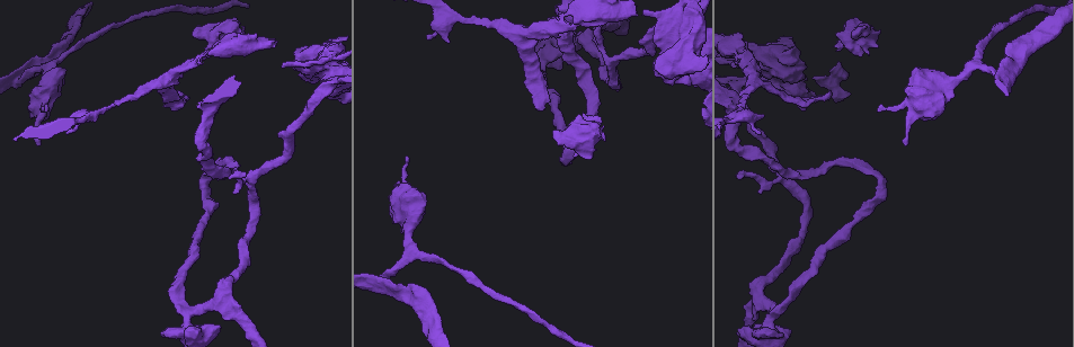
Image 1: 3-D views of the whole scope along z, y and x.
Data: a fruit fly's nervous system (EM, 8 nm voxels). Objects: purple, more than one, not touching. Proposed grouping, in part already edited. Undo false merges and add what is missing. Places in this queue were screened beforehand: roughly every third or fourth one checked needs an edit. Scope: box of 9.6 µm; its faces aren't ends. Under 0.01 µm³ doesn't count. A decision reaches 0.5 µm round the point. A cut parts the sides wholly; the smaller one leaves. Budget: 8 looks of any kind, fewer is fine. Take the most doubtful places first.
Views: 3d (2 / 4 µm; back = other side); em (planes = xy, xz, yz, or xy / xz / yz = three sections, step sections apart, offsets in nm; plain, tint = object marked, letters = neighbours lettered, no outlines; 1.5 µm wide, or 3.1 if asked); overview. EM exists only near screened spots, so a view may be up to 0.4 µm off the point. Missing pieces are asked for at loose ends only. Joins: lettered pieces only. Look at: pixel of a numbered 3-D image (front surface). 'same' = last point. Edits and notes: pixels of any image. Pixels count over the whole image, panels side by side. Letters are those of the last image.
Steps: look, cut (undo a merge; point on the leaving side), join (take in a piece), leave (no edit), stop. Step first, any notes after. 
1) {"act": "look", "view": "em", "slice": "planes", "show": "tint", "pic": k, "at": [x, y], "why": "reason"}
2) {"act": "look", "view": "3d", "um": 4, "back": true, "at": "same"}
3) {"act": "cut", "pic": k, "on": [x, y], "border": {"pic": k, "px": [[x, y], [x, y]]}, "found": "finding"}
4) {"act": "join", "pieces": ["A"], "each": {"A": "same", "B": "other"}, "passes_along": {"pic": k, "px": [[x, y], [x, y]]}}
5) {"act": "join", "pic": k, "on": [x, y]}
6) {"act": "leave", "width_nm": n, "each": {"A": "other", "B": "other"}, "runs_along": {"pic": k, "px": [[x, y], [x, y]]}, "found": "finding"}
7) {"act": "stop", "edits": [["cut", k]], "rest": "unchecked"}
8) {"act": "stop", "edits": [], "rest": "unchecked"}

{"act": "look", "view": "3d", "um": 4, "pic": 1, "at": [867, 53], "why": "stops while still wide"}

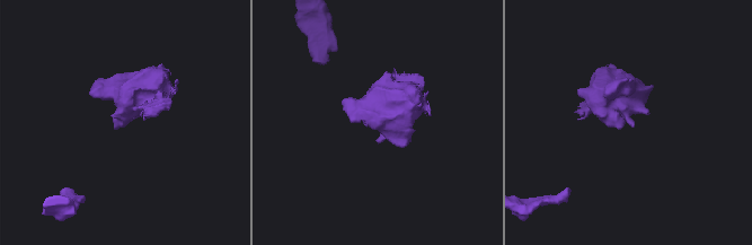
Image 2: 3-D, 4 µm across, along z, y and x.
{"act": "look", "view": "em", "slice": "planes", "show": "letters", "pic": 2, "at": [119, 127], "why": "shape alone is not enough"}

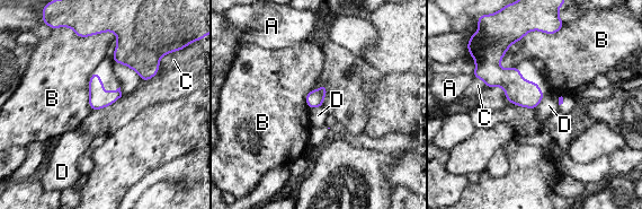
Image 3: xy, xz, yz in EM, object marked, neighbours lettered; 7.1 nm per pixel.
{"act": "leave", "longest_contact_nm": ["B", 320], "each": {"A": "other", "B": "other", "C": "other", "D": "other"}, "found": "no lettered piece goes on from it"}

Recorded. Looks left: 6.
{"act": "look", "view": "em", "slice": "planes", "show": "letters", "pic": 1, "at": [565, 159], "why": "abrupt turn"}

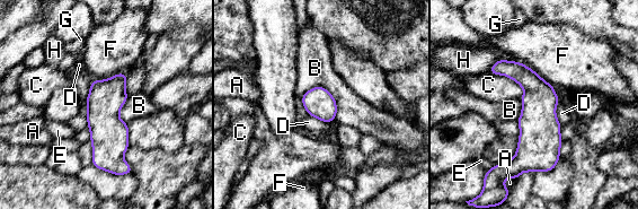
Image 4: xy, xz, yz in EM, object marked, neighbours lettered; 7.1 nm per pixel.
{"act": "leave", "longest_contact_nm": ["C", 300], "each": {"A": "other", "B": "other", "C": "other", "D": "other", "E": "other", "F": "other", "G": "other", "H": "other"}, "border": {"pic": 4, "px": [[301, 96], [324, 87], [336, 119]]}, "found": "one cell here"}

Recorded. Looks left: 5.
{"act": "look", "view": "3d", "um": 2, "pic": 1, "at": [303, 66], "why": "calibre changes"}

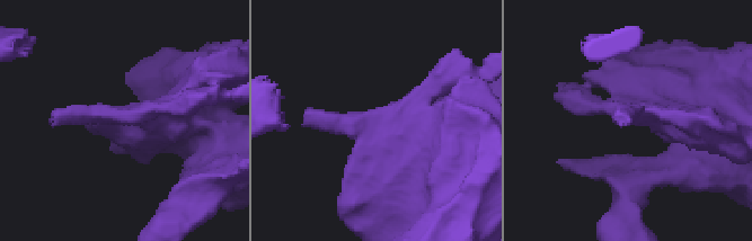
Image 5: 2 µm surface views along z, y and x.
{"act": "look", "view": "em", "slice": "planes", "show": "letters", "pic": 5, "at": [380, 129]}

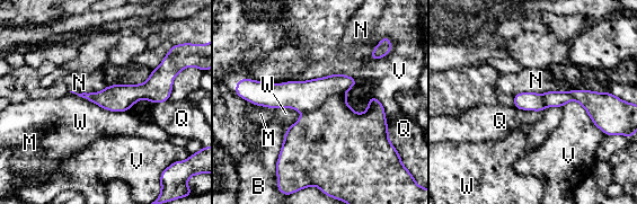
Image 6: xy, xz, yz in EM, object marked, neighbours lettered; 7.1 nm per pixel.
{"act": "leave", "each": {"B": "other", "M": "other", "N": "other", "Q": "other", "V": "other", "W": "other"}, "runs_along": {"pic": 6, "px": [[604, 96], [562, 97], [516, 104]]}, "found": "all the same cell"}

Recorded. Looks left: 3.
{"act": "stop", "edits": [], "rest": "unchecked"}

